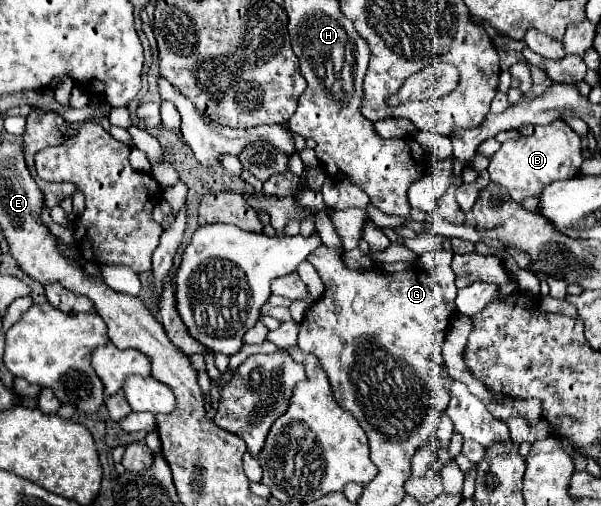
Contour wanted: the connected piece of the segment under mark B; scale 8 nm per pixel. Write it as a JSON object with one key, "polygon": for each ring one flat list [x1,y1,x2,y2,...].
{"polygon":[[555,120,547,126,535,126,533,136,521,136,519,140,507,140,501,144,501,148,491,156,487,170,491,180,505,186,515,202,523,202,529,196,539,196,549,182,577,176,581,162,583,154,579,134,563,120]]}

